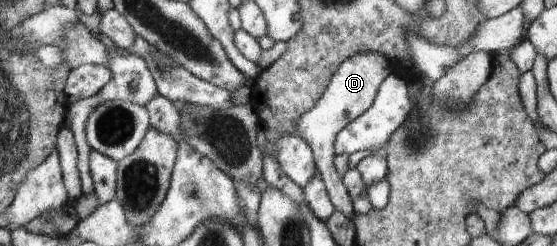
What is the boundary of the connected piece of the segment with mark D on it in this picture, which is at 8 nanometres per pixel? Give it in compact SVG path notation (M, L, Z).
M377 52L358 53L347 58L330 79L330 84L326 87L324 94L314 107L304 113L295 122L295 129L299 132L299 137L304 139L313 152L315 169L320 178L324 181L328 198L332 206L346 217L353 221L357 215L353 209L353 201L349 197L348 191L343 183L343 177L338 174L334 166L335 140L338 133L363 115L372 107L378 89L382 81L392 74L392 64L389 60Z

